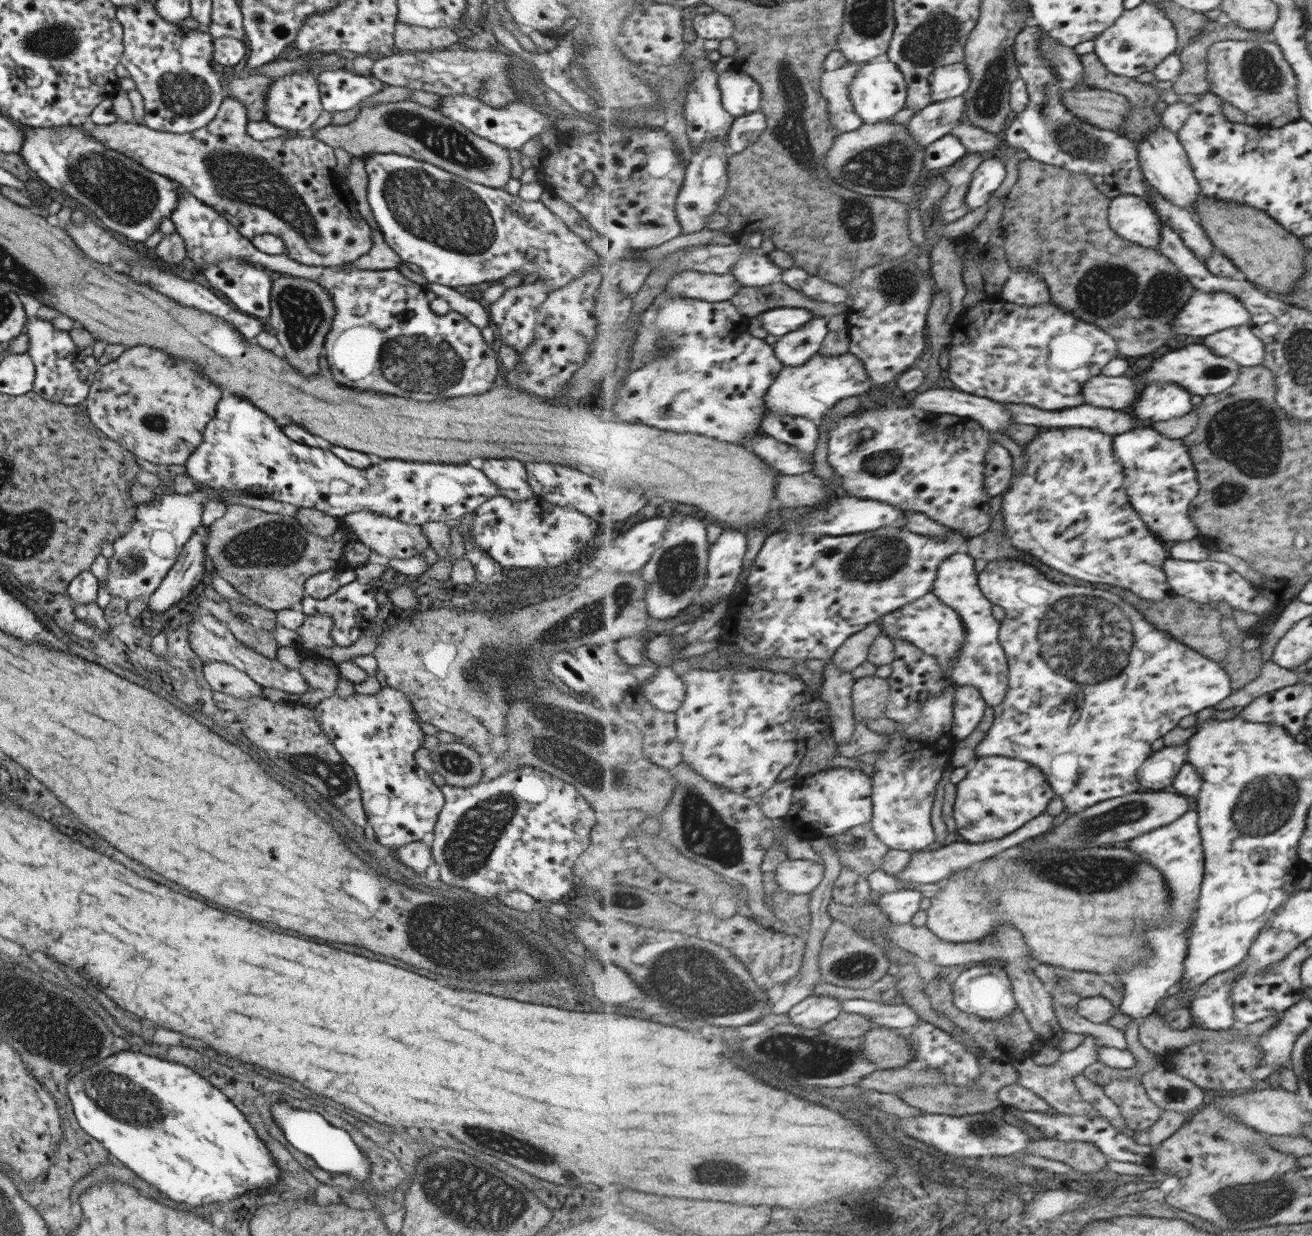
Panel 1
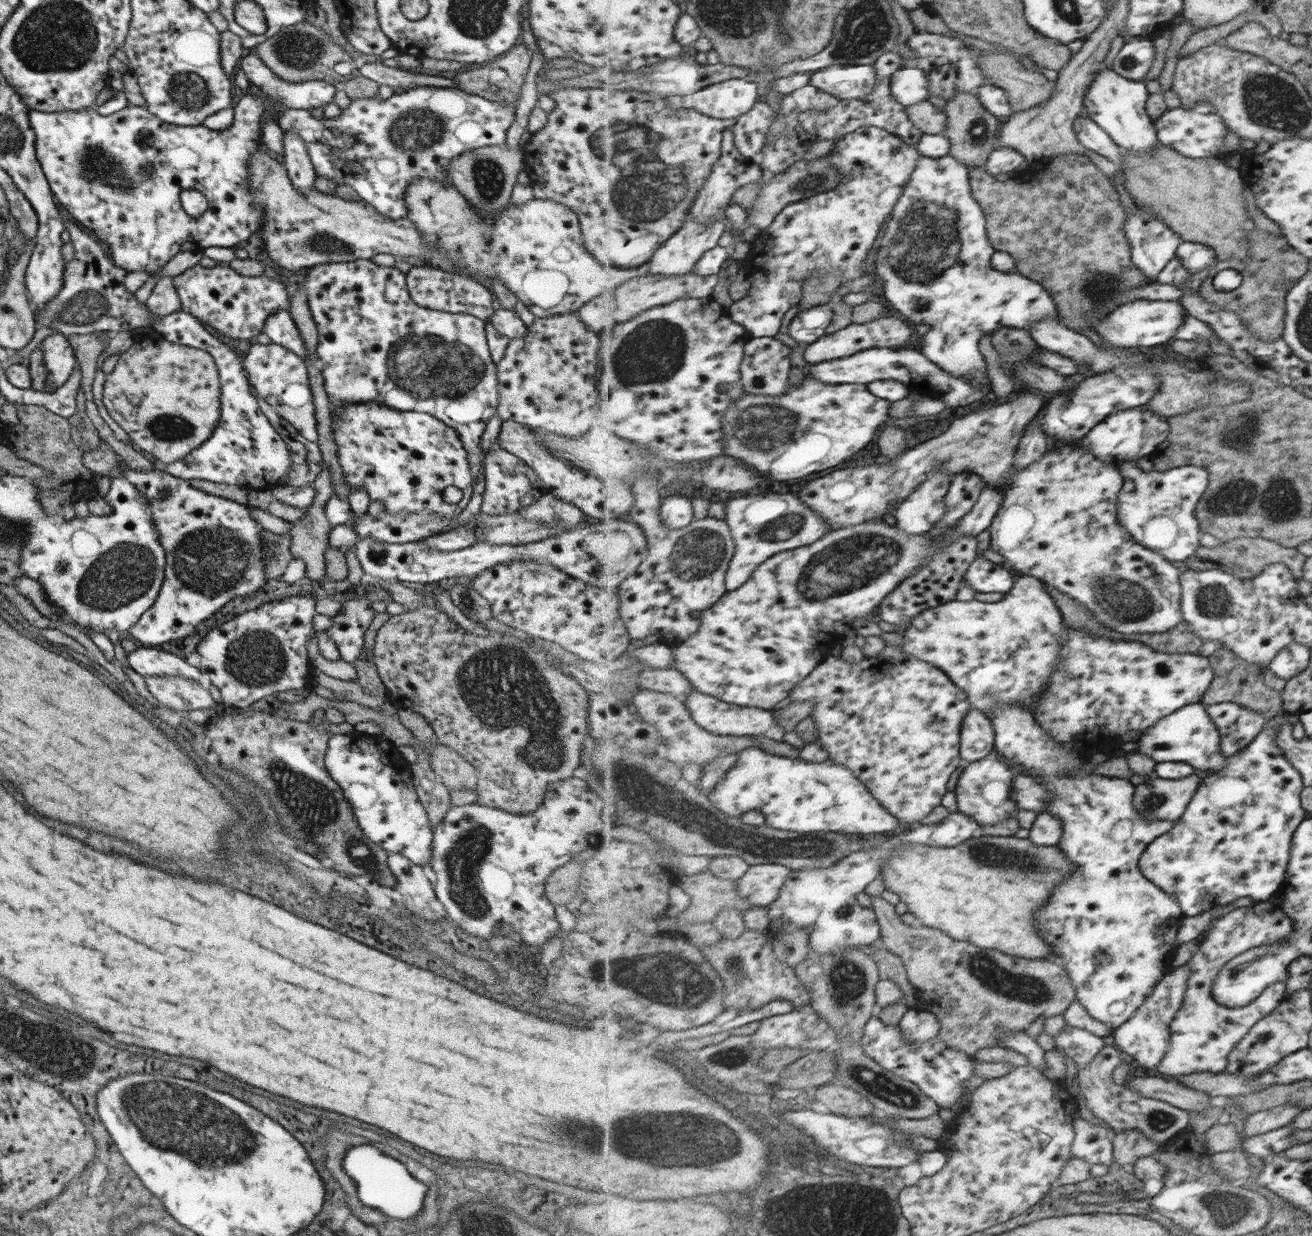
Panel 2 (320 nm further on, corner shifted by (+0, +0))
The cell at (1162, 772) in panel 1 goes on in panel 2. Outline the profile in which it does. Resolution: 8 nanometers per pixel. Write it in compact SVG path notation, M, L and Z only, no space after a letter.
M1018 774L1013 781L1010 797L1016 802L1019 809L1032 810L1039 814L1045 812L1052 799L1052 792L1031 776Z

